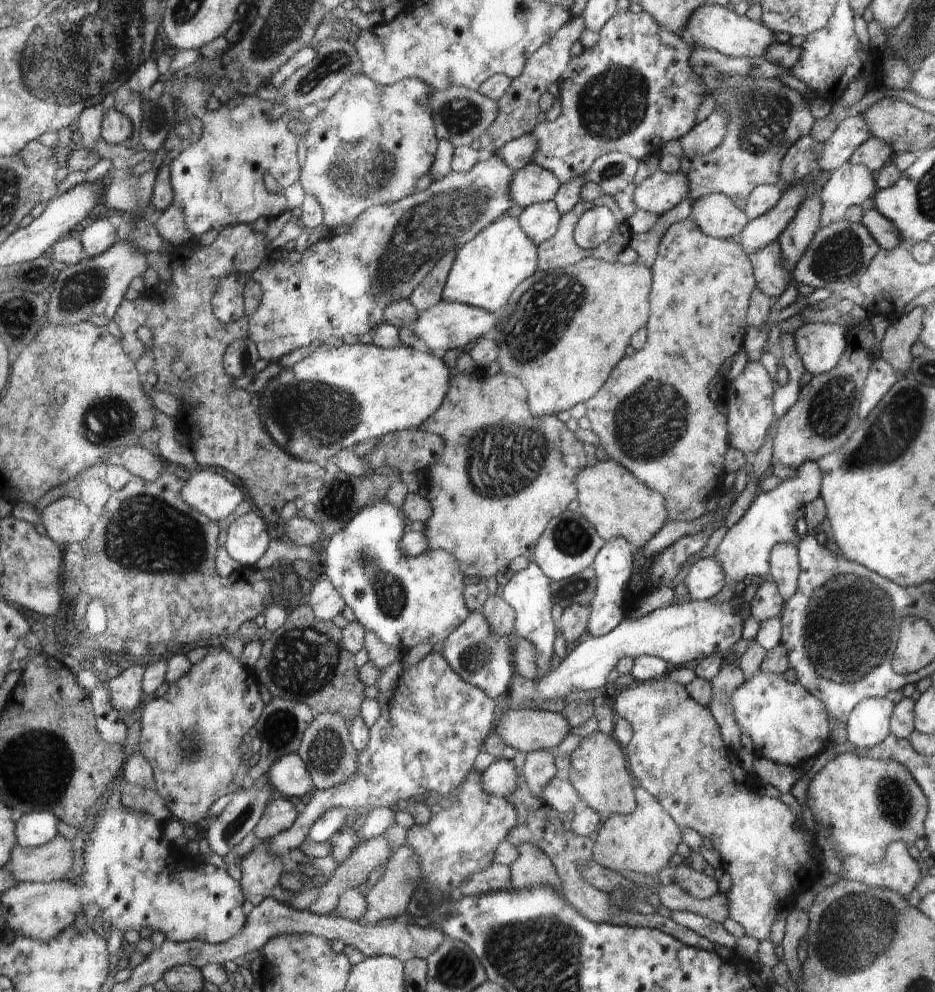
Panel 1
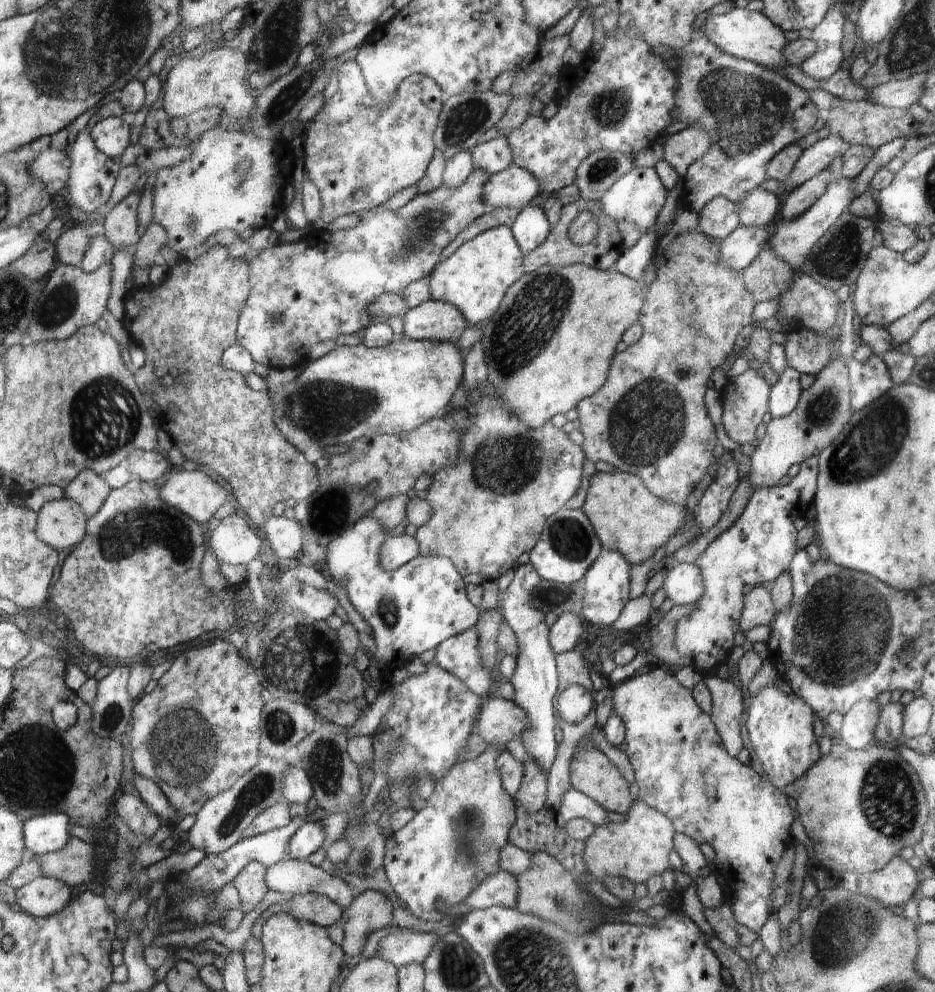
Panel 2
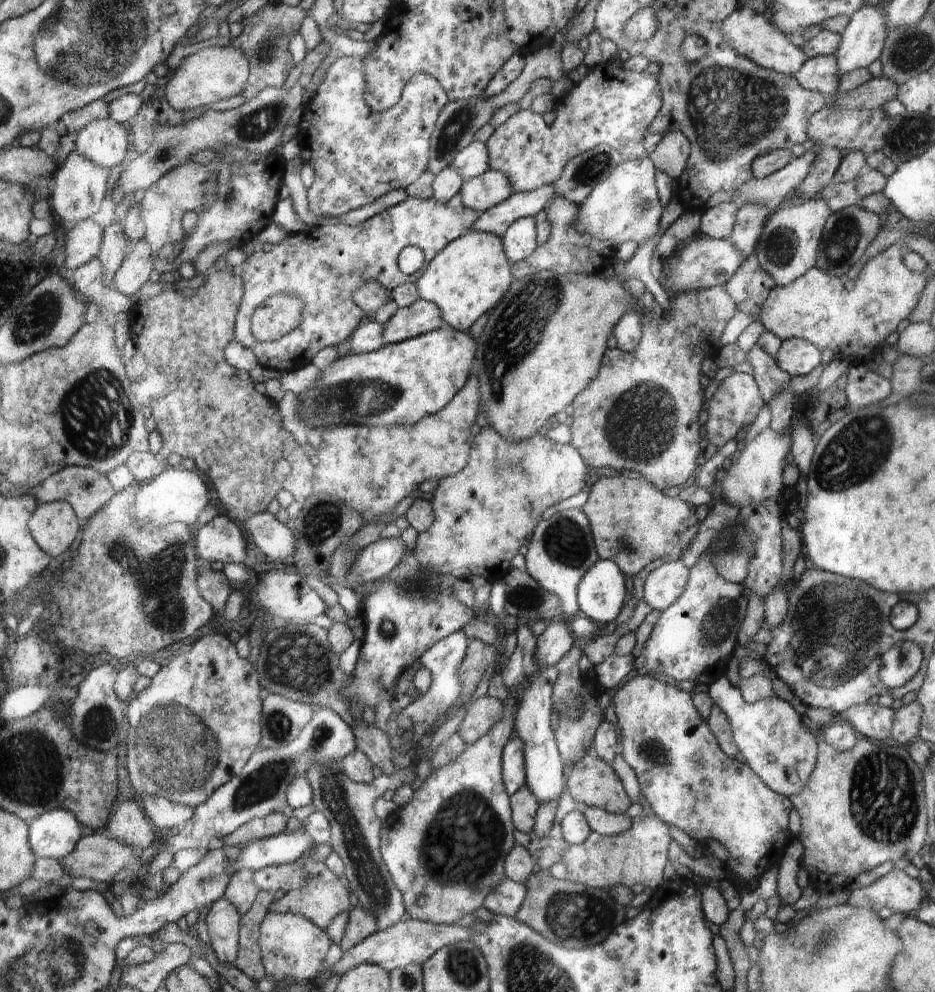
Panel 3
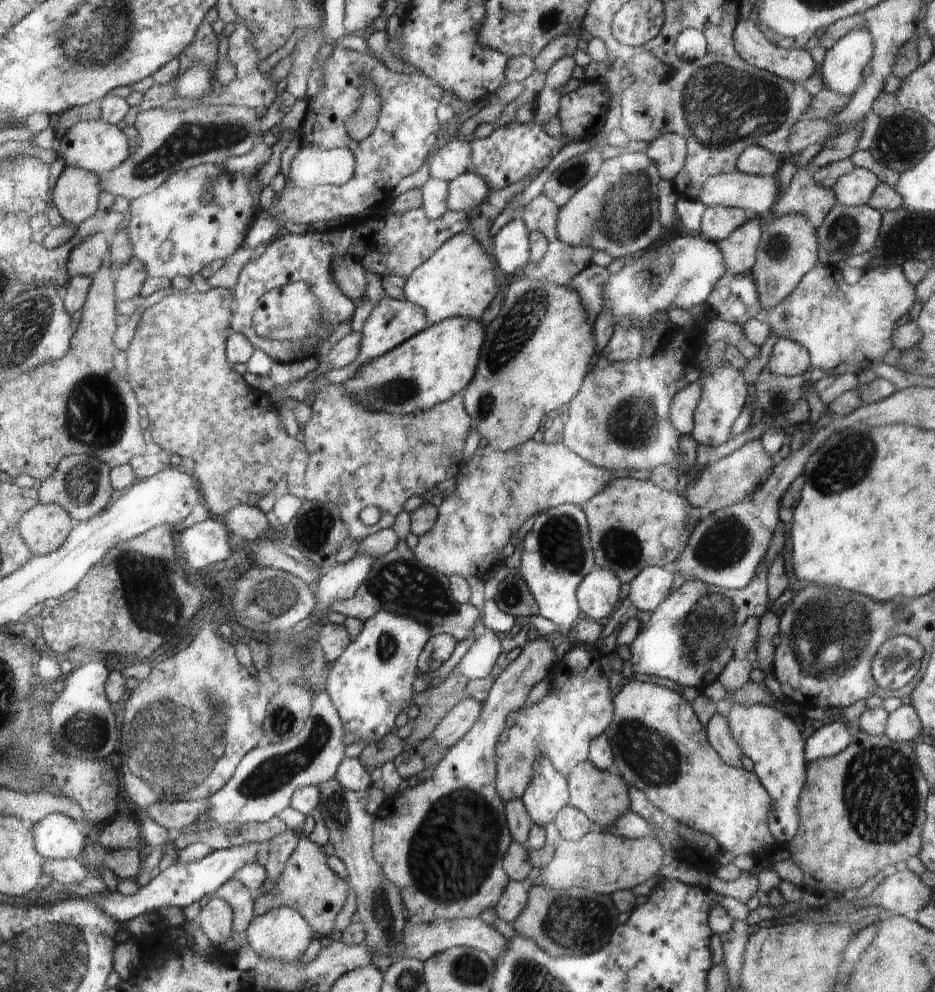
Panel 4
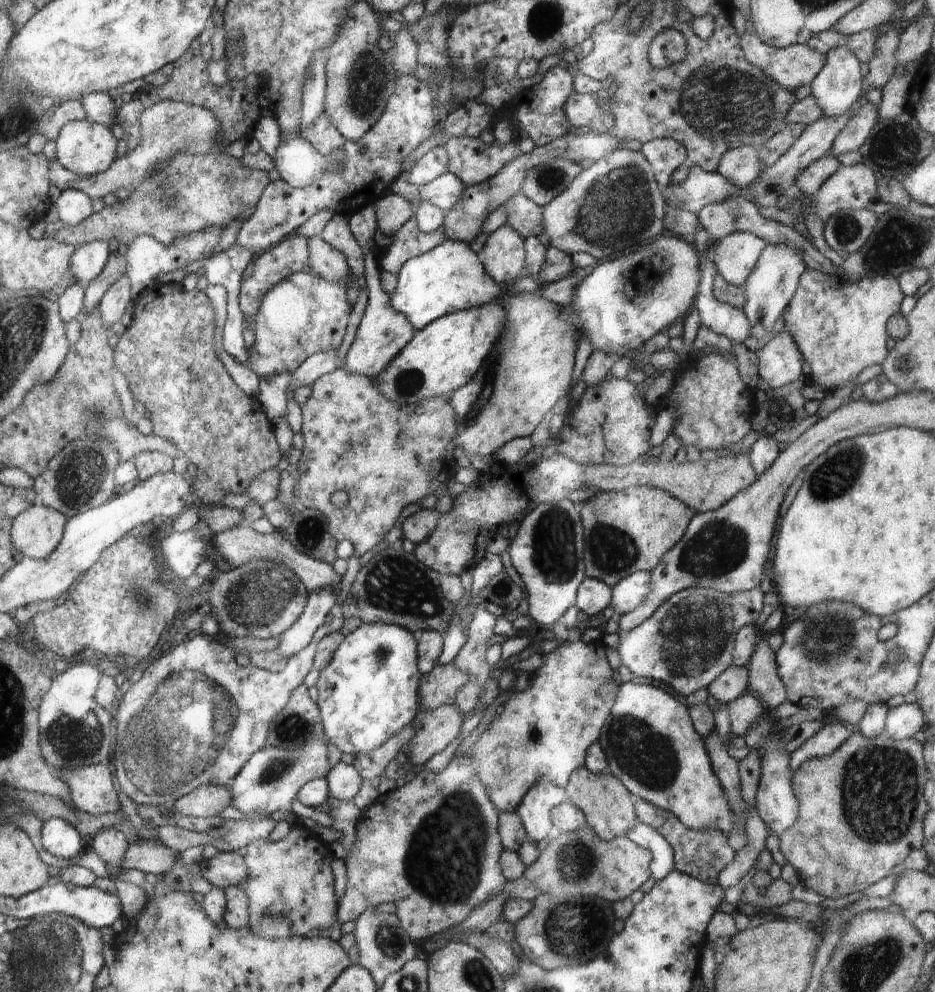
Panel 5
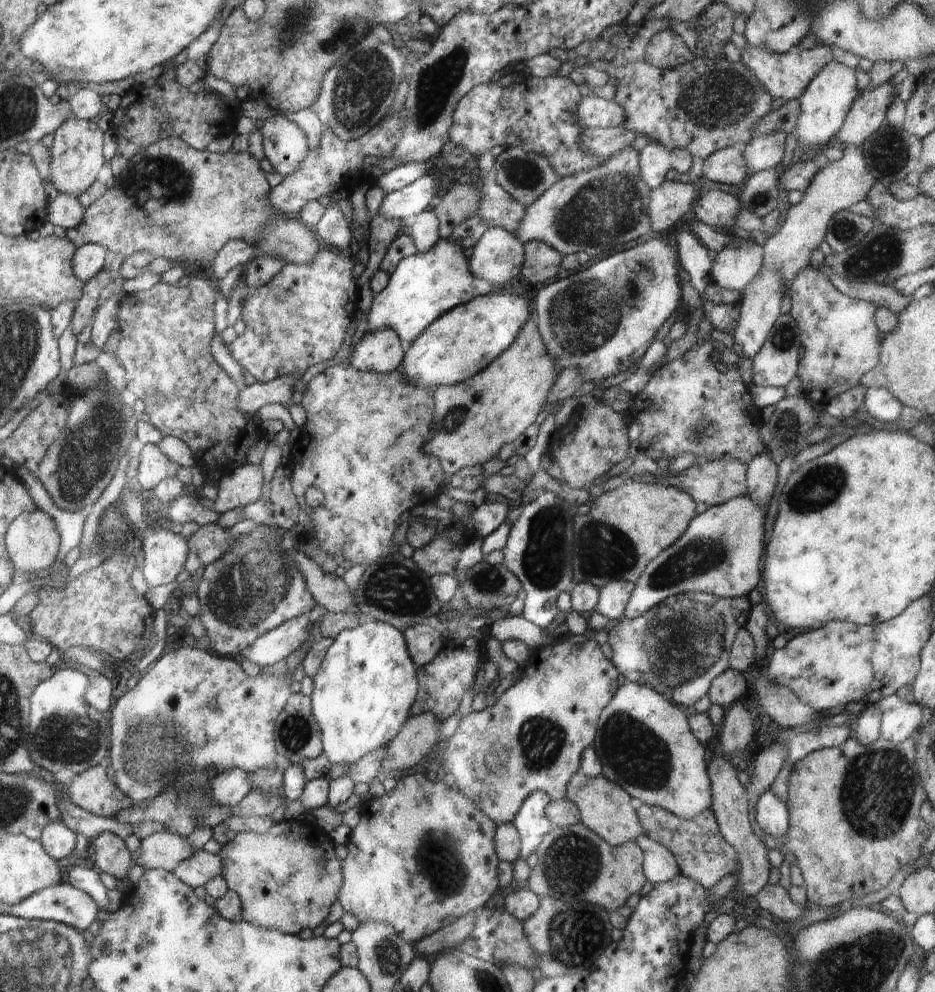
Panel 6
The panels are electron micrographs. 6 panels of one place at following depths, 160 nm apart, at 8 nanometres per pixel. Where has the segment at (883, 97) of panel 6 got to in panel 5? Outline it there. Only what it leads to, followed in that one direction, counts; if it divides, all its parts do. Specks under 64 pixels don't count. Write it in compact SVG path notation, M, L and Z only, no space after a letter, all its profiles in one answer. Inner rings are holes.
M869 102L862 105L836 136L829 154L837 157L847 152L858 151L880 117L881 109L875 108Z

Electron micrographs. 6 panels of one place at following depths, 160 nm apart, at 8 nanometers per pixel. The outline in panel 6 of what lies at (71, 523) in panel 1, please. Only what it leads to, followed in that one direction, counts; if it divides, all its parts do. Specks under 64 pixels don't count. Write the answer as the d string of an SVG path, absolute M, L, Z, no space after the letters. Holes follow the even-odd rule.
M40 509L24 513L20 520L16 520L16 524L12 524L12 532L8 532L7 551L21 577L26 574L46 573L46 569L54 564L60 546L61 536L56 520Z

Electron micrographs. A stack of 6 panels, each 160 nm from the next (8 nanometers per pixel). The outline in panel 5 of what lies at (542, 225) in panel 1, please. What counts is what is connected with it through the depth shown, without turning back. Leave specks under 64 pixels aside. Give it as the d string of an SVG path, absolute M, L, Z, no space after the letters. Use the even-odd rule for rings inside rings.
M510 225L489 234L480 254L488 274L501 286L508 286L525 275L524 238Z

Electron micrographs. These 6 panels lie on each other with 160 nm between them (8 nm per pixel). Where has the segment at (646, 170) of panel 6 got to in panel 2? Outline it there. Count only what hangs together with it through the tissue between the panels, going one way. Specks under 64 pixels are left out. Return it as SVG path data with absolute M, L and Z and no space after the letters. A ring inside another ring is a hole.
M688 125L665 142L663 159L683 178L687 168L705 155L709 144L709 136L702 127Z

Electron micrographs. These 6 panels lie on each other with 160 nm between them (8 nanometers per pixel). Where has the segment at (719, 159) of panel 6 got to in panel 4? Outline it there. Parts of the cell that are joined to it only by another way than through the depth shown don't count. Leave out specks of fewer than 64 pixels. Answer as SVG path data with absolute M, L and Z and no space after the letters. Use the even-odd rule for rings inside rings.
M753 145L744 148L736 162L738 173L750 174L752 176L776 176L780 169L778 160L768 150Z

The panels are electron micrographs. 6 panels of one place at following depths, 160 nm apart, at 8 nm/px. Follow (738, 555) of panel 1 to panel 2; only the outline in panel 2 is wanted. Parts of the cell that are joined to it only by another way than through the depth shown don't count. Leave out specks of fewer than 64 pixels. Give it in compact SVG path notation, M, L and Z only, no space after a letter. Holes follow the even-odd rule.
M817 457L806 459L800 465L800 471L791 482L786 485L776 485L772 488L758 487L752 493L744 512L736 522L713 540L708 548L703 552L698 561L705 576L705 594L698 602L700 603L695 611L689 616L683 617L676 622L675 644L680 654L694 656L694 668L700 673L716 672L721 664L728 662L730 650L732 650L732 638L738 630L740 614L742 612L742 588L748 584L752 586L760 586L763 584L772 584L782 572L788 570L792 557L799 549L797 540L799 532L794 526L794 520L803 515L804 511L809 507L817 491L817 476L819 466L817 465Z

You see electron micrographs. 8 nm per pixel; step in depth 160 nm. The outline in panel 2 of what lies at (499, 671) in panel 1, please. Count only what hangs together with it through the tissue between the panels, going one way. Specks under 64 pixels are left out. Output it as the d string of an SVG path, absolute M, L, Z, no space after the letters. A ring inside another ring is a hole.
M470 627L459 635L447 638L439 644L432 662L444 667L467 684L477 695L488 694L492 680L484 670L481 660L480 636L477 628Z

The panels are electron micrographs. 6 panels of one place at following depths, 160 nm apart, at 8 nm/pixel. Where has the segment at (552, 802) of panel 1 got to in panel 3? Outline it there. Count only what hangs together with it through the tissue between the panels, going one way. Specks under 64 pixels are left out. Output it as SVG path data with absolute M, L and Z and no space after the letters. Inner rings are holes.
M577 803L576 810L580 811L588 821L592 831L601 835L616 835L625 831L631 825L631 818L627 815L615 815L595 806Z

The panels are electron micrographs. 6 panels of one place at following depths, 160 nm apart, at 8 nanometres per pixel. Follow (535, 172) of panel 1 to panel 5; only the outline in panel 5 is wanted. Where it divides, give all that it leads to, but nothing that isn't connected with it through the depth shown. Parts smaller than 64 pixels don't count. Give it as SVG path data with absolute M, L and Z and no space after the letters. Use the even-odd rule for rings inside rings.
M449 170L442 176L435 178L431 183L419 188L419 204L428 201L447 213L455 204L458 204L467 186Z

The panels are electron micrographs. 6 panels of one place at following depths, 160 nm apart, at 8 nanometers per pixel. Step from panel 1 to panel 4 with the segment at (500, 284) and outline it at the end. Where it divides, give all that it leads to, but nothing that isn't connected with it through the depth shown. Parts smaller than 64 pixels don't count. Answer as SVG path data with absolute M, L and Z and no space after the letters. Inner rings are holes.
M460 233L449 239L427 261L405 279L403 287L405 300L424 310L424 316L431 325L442 322L446 318L462 316L462 318L480 318L484 310L490 306L498 290L496 274L492 258L484 252L482 244L470 234Z

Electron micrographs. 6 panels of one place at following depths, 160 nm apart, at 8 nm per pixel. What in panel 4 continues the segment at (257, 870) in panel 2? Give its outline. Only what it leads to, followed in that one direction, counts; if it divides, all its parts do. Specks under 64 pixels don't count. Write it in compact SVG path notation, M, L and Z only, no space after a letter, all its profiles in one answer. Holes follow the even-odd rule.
M231 879L222 884L214 895L232 908L232 932L246 931L254 916L255 902L251 890L242 882Z

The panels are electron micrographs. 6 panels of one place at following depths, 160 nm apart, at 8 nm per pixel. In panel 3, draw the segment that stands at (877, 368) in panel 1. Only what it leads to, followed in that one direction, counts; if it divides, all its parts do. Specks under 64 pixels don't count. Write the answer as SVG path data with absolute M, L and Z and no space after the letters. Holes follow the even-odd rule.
M854 363L850 366L844 390L852 411L880 404L892 392L891 381L870 370L868 364Z

